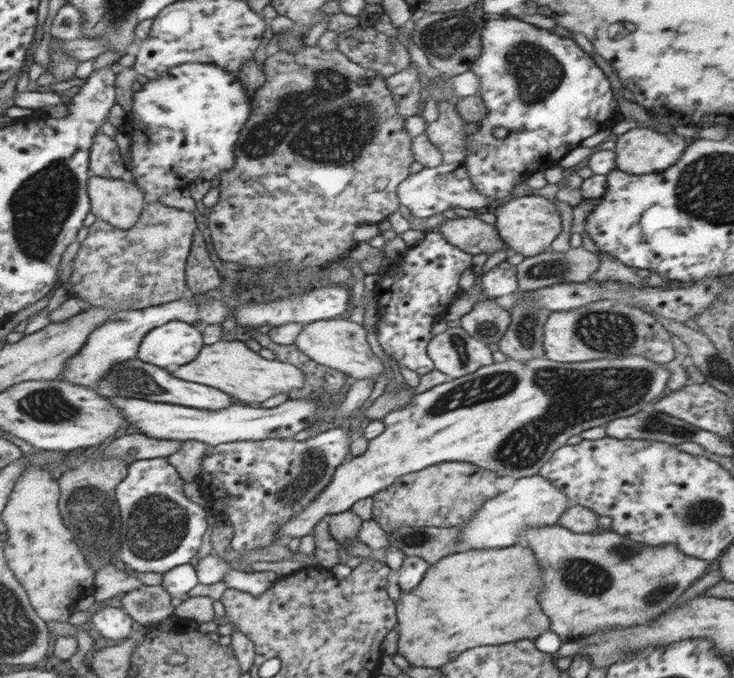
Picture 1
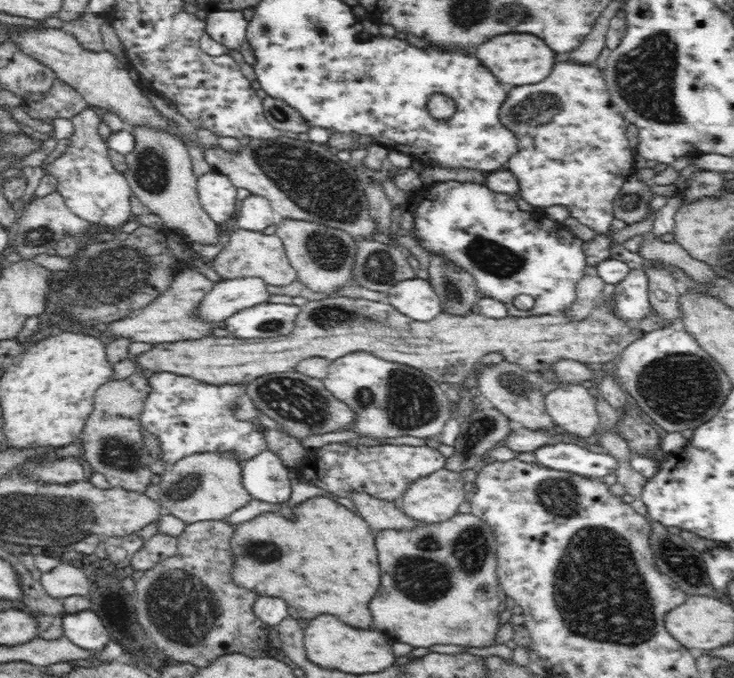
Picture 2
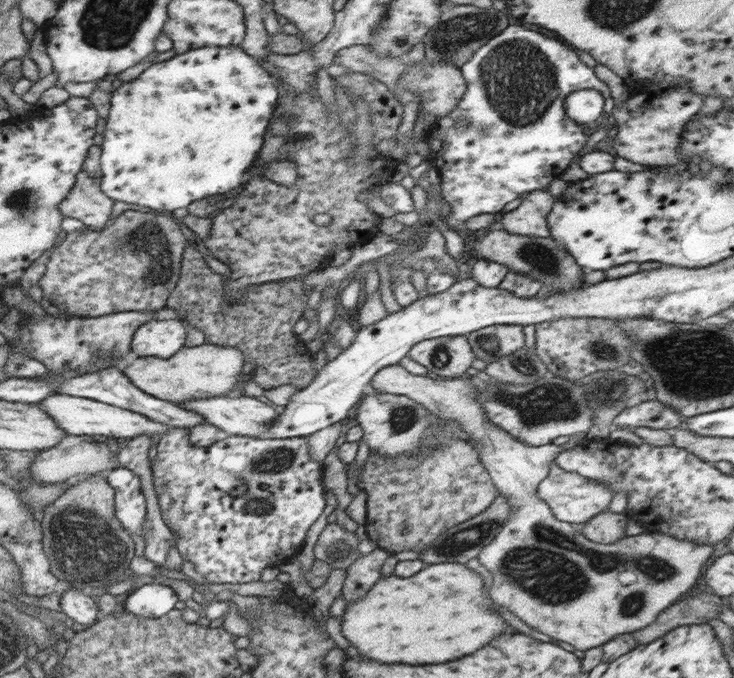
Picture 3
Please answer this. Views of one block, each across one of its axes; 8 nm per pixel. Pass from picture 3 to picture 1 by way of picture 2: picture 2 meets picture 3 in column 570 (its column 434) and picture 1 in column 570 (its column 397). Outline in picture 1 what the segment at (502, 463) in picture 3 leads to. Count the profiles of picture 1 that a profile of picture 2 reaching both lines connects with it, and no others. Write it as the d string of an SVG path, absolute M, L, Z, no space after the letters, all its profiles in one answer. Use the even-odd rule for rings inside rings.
M558 524L525 528L515 540L515 545L529 547L543 564L543 580L547 580L547 588L543 590L543 608L547 608L547 616L551 616L551 624L555 624L555 634L561 642L592 635L600 629L599 626L646 624L649 618L674 606L683 590L691 588L695 581L701 580L703 574L715 566L714 562L711 566L707 560L681 554L673 544L649 546L623 538L610 530L601 530L598 534L574 533Z

